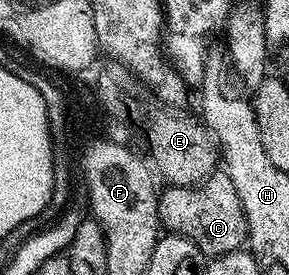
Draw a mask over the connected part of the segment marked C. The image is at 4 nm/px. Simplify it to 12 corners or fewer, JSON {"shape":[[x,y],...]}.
{"shape":[[226,171],[167,185],[159,223],[207,259],[248,244]]}

